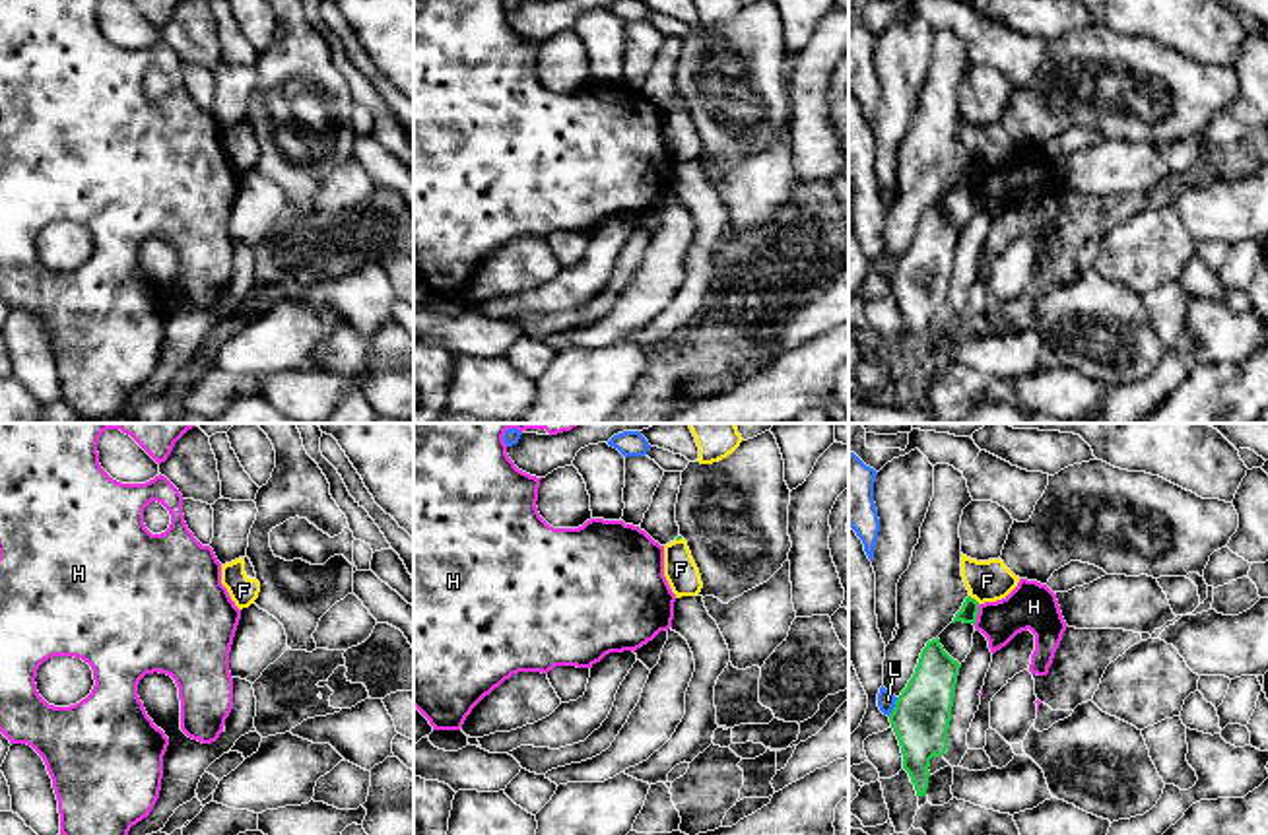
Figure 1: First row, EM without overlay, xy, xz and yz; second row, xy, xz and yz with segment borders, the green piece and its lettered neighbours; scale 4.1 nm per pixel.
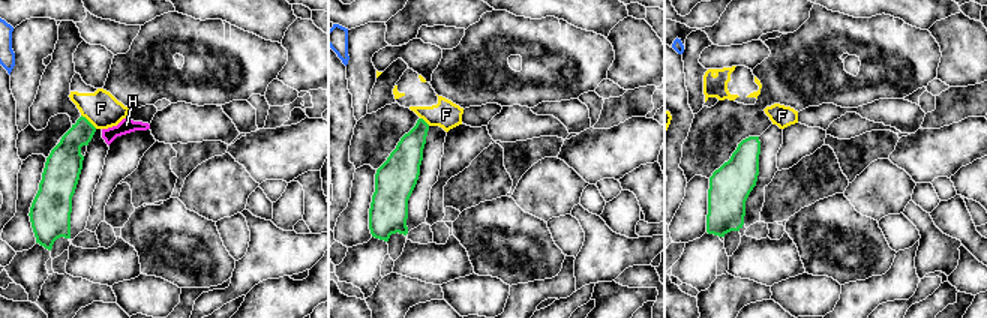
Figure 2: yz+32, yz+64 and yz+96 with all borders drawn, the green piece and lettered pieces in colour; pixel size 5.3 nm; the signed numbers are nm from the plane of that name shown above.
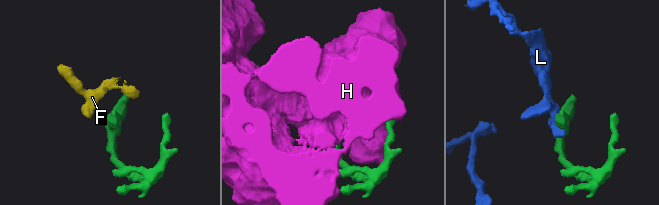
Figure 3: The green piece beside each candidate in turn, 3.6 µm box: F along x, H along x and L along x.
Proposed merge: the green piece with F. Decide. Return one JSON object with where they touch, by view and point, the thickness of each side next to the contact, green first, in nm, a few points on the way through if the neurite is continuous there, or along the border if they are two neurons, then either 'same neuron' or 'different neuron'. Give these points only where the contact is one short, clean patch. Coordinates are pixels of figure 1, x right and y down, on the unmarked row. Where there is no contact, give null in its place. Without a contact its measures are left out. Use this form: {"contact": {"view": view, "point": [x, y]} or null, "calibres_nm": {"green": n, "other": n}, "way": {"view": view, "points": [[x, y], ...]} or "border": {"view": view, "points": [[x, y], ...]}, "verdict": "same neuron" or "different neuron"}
{"contact": {"view": "yz", "point": [973, 164]}, "calibres_nm": {"green": 80, "other": 180}, "border": {"view": "yz", "points": [[969, 160], [979, 167]]}, "verdict": "different neuron"}

